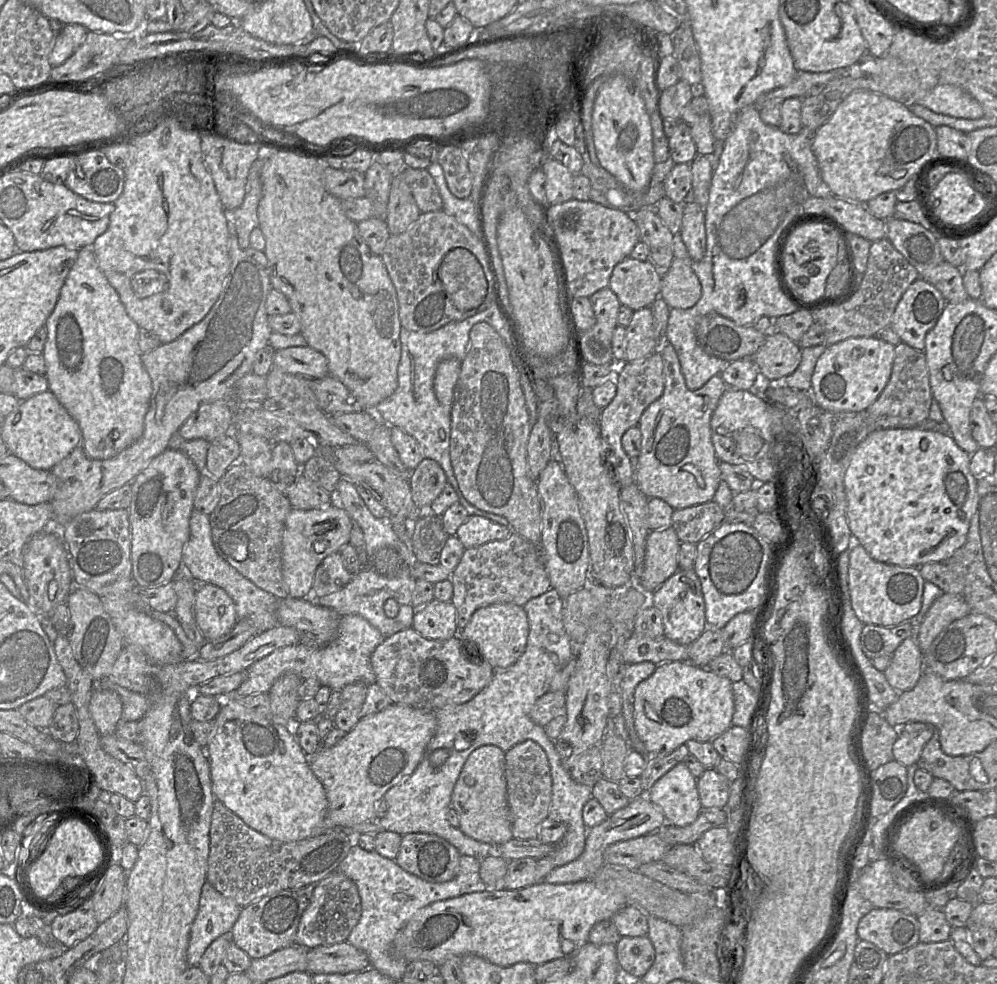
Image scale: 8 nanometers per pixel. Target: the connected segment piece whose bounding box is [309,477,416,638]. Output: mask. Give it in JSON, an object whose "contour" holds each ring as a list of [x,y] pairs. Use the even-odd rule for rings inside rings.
{"contour":[[[342,477],[339,480],[334,492],[334,502],[361,528],[365,540],[366,560],[359,573],[352,576],[341,590],[323,597],[310,596],[309,600],[334,610],[340,617],[359,615],[377,628],[385,638],[412,628],[416,609],[411,606],[415,579],[411,575],[414,558],[410,544],[403,542],[394,532],[389,515],[381,518],[372,515],[349,479]],[[388,599],[394,599],[399,604],[399,612],[395,618],[388,618],[384,613],[384,603]]]}

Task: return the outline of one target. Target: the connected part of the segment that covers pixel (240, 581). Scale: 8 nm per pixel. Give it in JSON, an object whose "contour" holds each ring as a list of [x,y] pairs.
{"contour":[[[193,508],[189,526],[190,536],[182,550],[182,567],[186,573],[198,584],[214,584],[225,590],[234,602],[237,620],[252,620],[257,629],[257,633],[277,626],[278,622],[275,611],[279,599],[258,588],[253,582],[241,575],[219,556],[213,545],[209,516]]]}

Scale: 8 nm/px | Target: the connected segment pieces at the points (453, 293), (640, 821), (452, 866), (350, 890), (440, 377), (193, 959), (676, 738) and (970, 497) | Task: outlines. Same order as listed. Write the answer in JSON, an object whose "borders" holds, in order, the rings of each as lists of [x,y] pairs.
{"borders":[[[[455,248],[444,256],[438,278],[447,297],[460,311],[480,306],[488,292],[481,264],[465,248]]],[[[646,795],[630,799],[627,806],[608,815],[602,823],[588,828],[585,838],[585,847],[582,854],[577,859],[565,865],[555,866],[543,878],[543,881],[550,884],[566,884],[587,880],[605,864],[603,853],[609,845],[654,833],[665,822],[663,813],[646,797]]],[[[428,833],[402,835],[395,861],[407,872],[426,881],[443,883],[459,872],[460,852],[443,838]]],[[[334,871],[319,881],[309,906],[301,916],[294,944],[305,949],[345,942],[361,918],[362,905],[357,885],[340,871]]],[[[455,358],[442,360],[435,371],[433,379],[433,390],[439,403],[448,408],[452,408],[454,390],[459,379],[461,362]]],[[[205,882],[198,913],[192,923],[187,947],[188,966],[198,965],[207,947],[218,937],[231,932],[243,907],[224,897]]],[[[689,661],[658,664],[651,676],[641,681],[634,691],[634,723],[636,732],[651,756],[664,756],[689,740],[711,741],[732,725],[734,696],[732,681],[706,667]]],[[[890,428],[871,432],[855,449],[844,477],[847,498],[846,516],[852,535],[876,561],[902,567],[916,567],[930,562],[945,562],[965,542],[971,519],[978,506],[976,478],[970,471],[970,455],[958,447],[947,431],[920,428]]]]}

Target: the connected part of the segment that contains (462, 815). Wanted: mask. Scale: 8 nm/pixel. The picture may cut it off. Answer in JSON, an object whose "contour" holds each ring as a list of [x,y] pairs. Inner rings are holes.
{"contour":[[[482,745],[471,752],[454,785],[451,806],[459,817],[458,828],[474,840],[501,844],[513,838],[505,779],[505,752],[496,745]]]}

